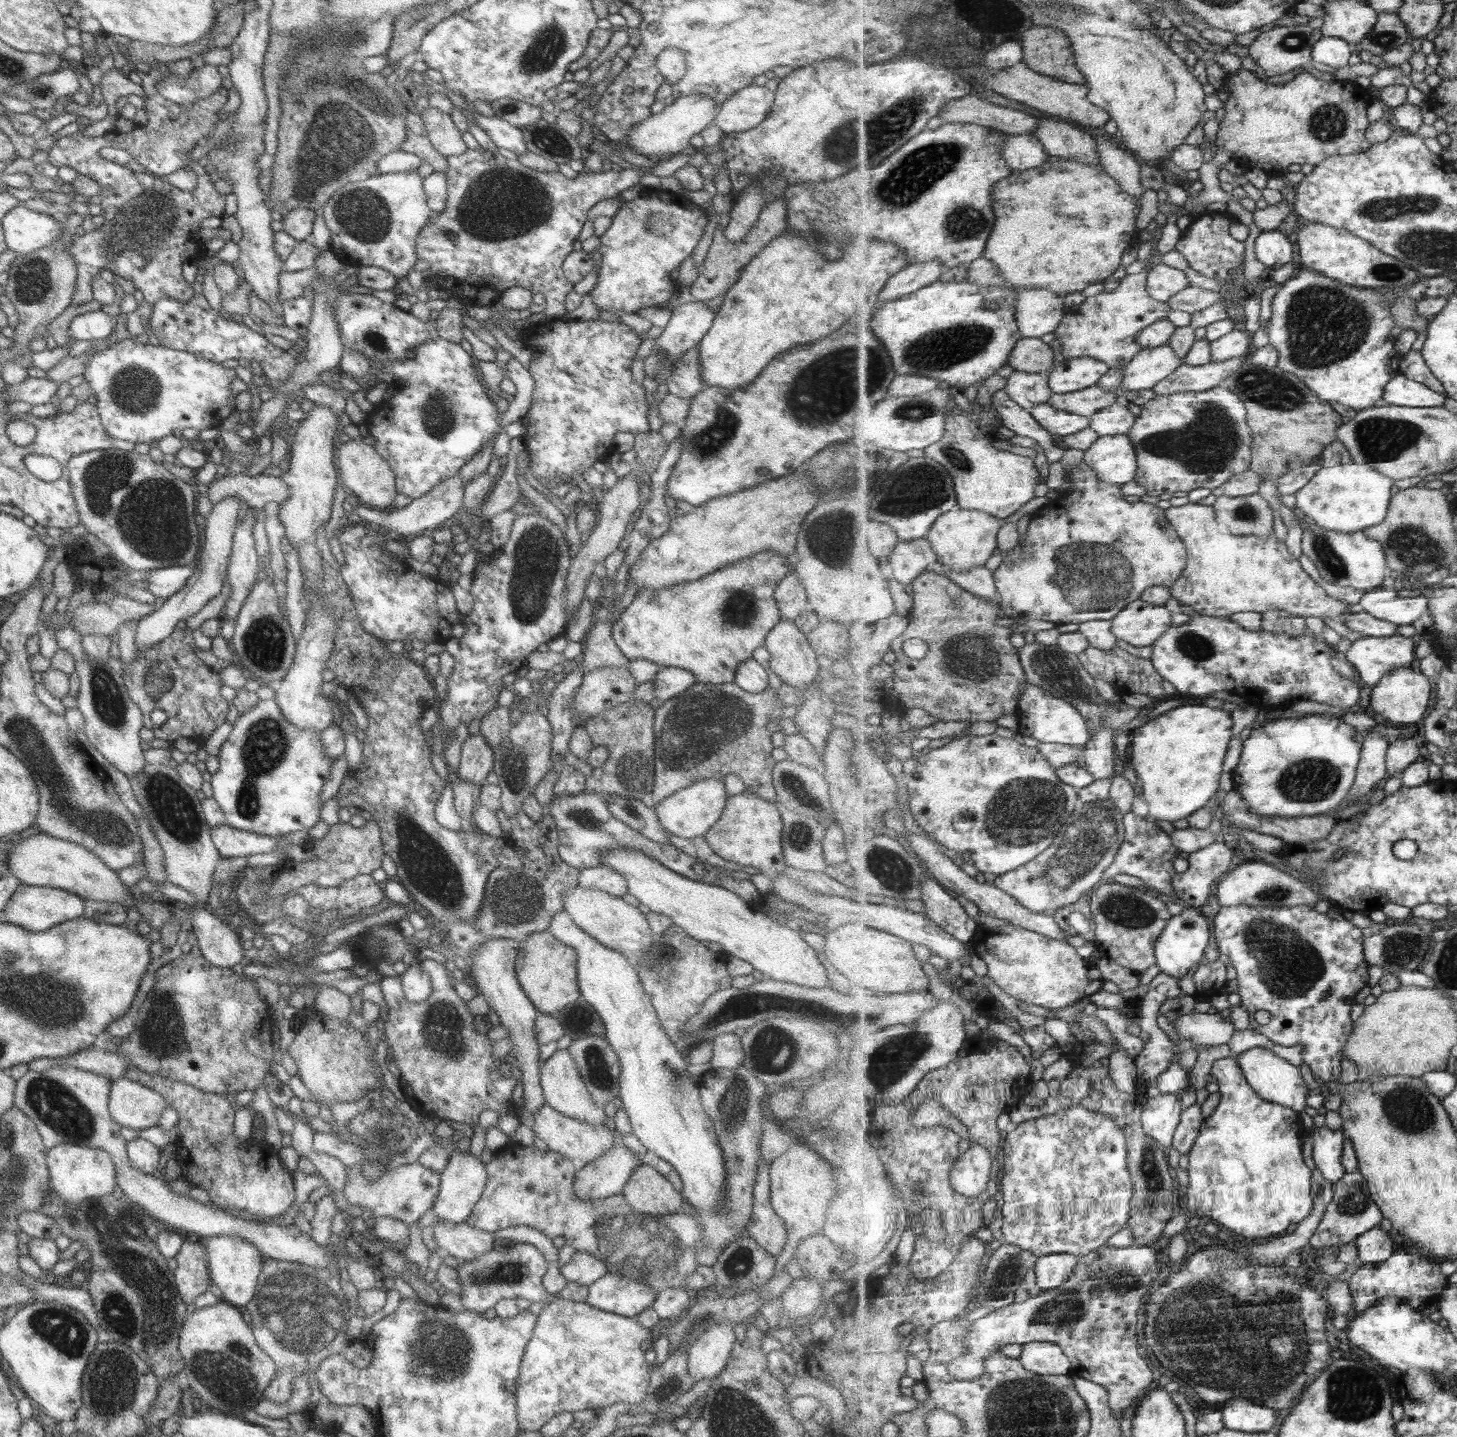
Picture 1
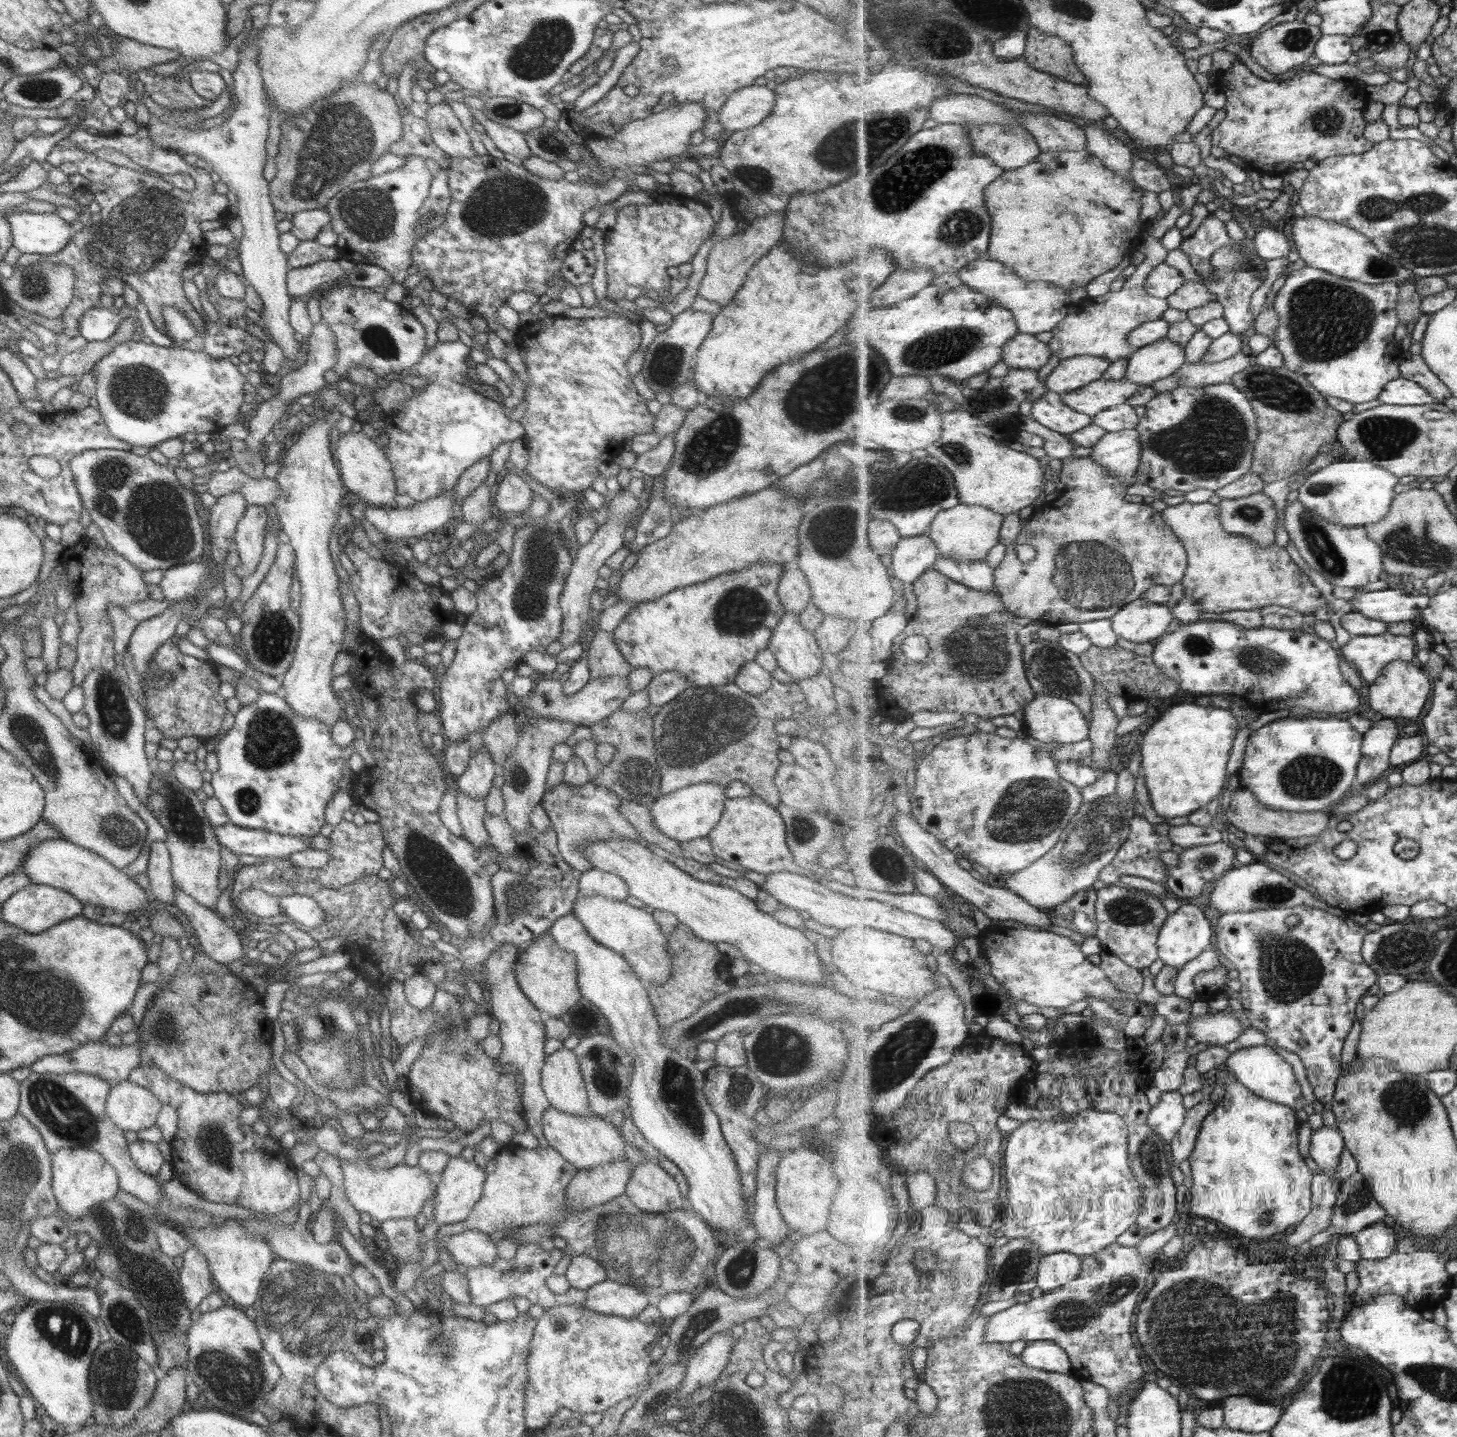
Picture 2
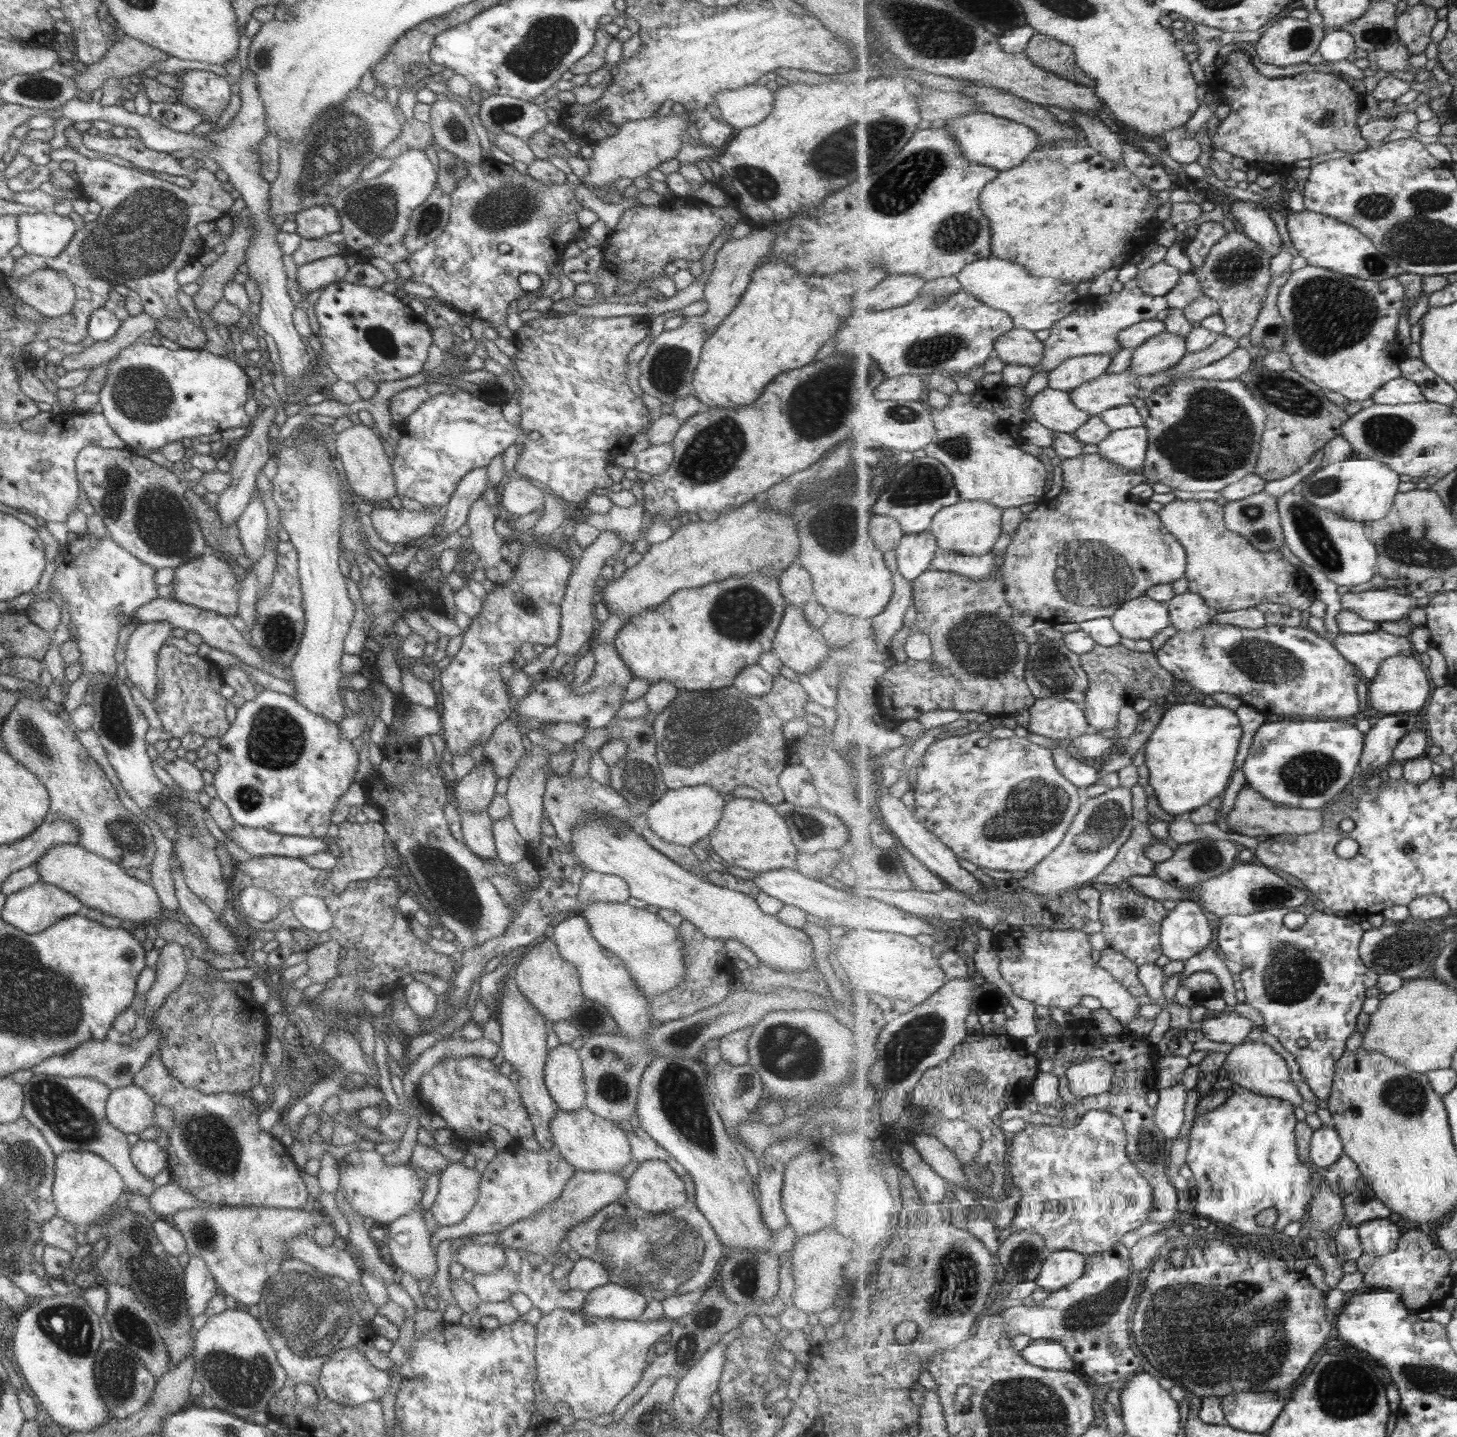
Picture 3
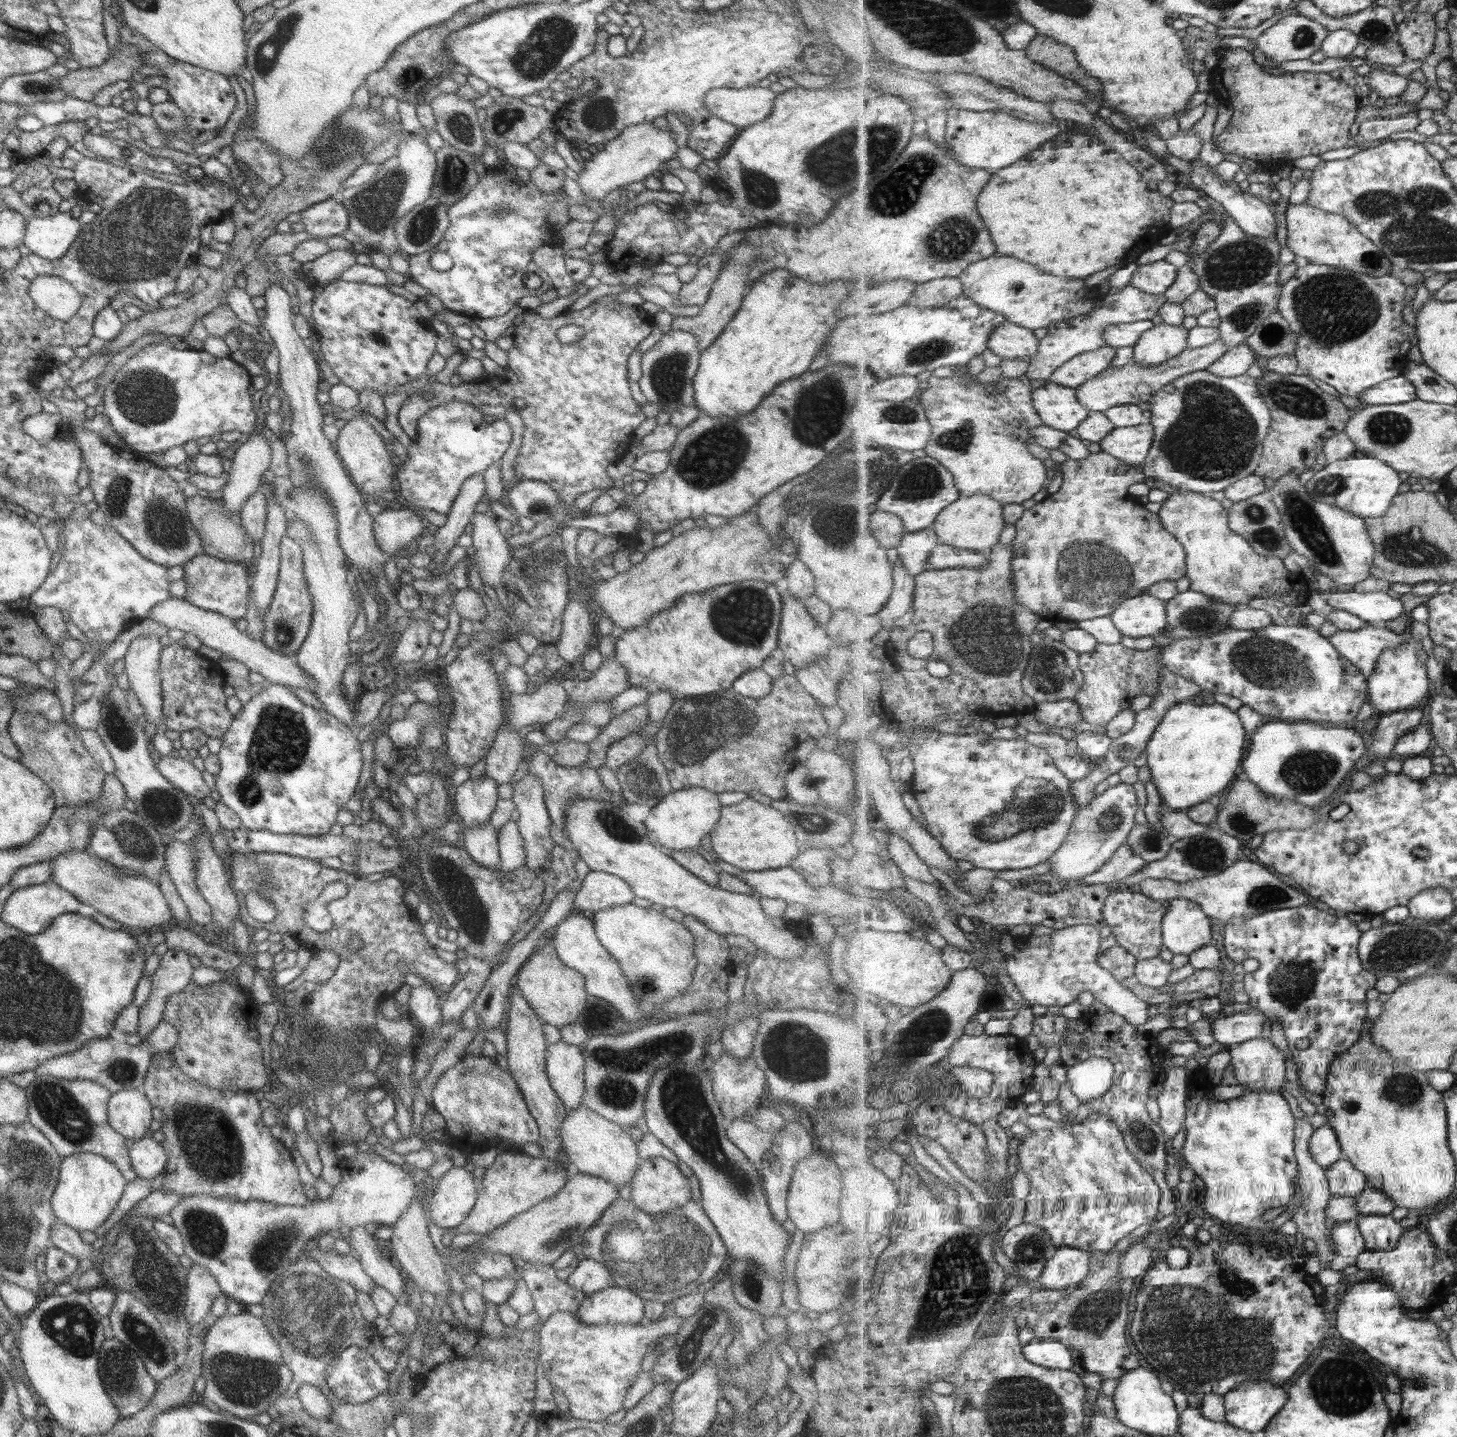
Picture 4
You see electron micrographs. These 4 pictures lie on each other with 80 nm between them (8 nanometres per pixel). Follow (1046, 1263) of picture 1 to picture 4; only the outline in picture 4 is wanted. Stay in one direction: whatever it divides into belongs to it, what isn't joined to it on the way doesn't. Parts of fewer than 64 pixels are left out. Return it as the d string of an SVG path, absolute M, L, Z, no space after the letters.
M1061 1247L1045 1265L1038 1280L1039 1286L1049 1290L1075 1289L1090 1276L1091 1265L1091 1251L1079 1247Z

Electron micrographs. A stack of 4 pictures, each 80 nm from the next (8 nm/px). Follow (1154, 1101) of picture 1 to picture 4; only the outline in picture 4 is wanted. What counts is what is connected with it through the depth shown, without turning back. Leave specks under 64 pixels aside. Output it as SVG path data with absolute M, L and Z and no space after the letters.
M1167 1054L1165 1068L1167 1068L1165 1092L1162 1088L1155 1101L1159 1110L1158 1126L1172 1139L1185 1129L1189 1081L1185 1068L1174 1063L1173 1054Z

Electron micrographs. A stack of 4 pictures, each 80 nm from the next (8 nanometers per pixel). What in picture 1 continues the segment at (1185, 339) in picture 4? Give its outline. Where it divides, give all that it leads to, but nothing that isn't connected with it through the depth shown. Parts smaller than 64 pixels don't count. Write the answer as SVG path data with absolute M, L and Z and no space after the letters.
M1169 345L1144 348L1133 358L1124 370L1122 385L1126 390L1153 389L1158 382L1170 377L1184 360Z

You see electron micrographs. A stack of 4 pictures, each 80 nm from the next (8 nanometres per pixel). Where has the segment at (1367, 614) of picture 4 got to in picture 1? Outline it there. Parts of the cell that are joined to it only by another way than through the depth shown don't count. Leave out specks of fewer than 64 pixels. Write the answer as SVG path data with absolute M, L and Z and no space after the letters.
M1377 587L1364 592L1358 607L1369 615L1395 625L1413 625L1430 608L1429 593L1414 597L1399 596L1398 589Z

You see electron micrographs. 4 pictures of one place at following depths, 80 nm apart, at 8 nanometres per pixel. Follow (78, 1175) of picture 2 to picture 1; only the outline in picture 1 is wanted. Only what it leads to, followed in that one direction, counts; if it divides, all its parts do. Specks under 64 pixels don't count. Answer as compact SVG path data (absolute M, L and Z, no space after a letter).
M60 1141L45 1152L45 1164L49 1176L49 1189L67 1206L79 1206L89 1198L99 1198L111 1194L115 1188L113 1163L105 1151L99 1148L79 1147Z

